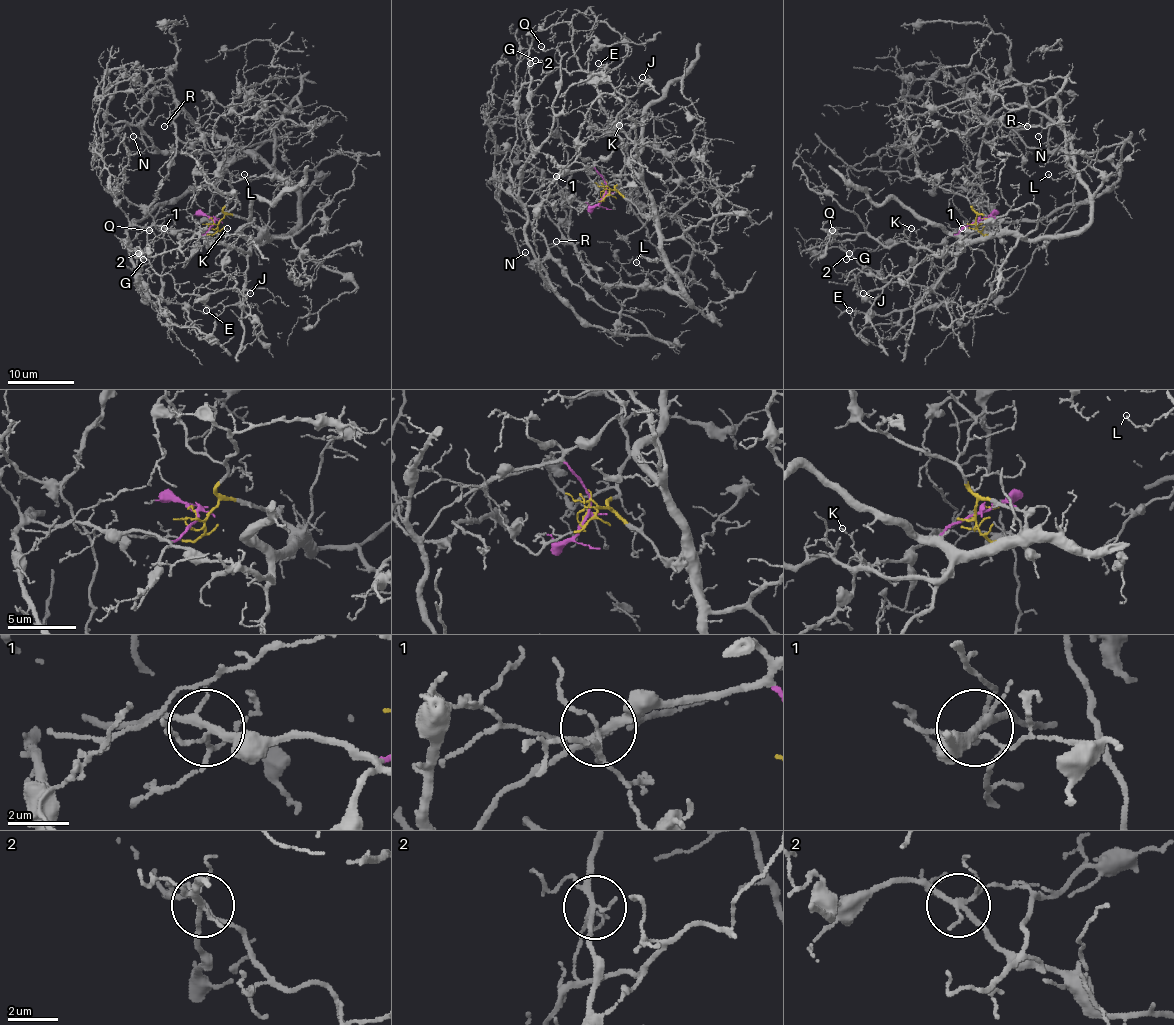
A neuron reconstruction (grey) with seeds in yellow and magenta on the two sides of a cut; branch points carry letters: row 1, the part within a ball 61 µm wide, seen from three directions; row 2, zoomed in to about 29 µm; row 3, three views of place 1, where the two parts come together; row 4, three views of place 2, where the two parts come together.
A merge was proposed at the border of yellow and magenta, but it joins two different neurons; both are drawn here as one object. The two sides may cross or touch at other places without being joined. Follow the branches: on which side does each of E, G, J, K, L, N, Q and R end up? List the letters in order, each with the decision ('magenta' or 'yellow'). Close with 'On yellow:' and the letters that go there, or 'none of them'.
E: magenta
G: yellow
J: yellow
K: magenta
L: yellow
N: yellow
Q: yellow
R: yellow
On yellow: G, J, L, N, Q, R

